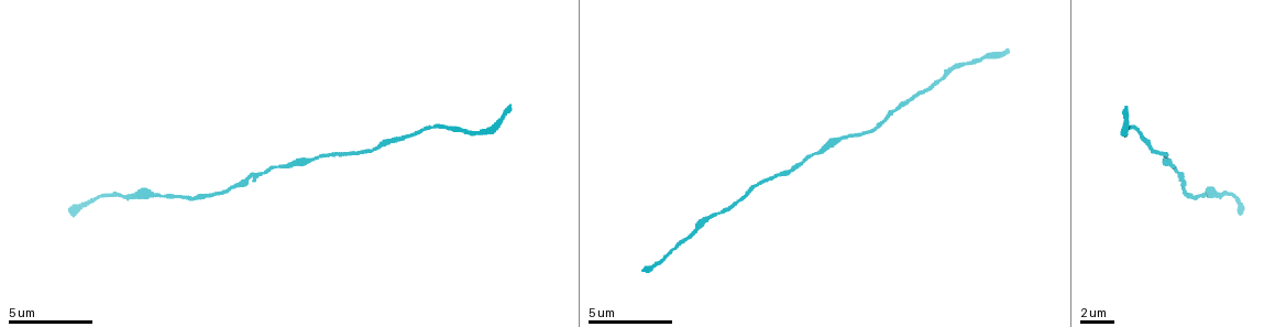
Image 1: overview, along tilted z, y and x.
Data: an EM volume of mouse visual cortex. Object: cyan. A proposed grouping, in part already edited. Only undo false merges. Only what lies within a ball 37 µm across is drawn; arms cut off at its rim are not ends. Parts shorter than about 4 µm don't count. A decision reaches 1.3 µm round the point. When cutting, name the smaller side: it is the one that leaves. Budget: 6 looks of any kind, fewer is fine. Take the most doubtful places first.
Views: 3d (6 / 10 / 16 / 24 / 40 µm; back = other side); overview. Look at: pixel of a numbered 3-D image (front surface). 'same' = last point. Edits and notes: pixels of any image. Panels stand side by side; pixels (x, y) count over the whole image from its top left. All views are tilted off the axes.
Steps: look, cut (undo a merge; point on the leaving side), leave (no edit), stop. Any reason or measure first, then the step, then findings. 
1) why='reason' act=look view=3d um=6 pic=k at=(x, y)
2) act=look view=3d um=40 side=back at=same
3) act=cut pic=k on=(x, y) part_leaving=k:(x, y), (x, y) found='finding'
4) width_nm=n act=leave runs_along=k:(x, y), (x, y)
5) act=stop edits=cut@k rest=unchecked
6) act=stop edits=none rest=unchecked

why='sudden change in width' act=look view=3d um=10 pic=1 at=(167, 196)

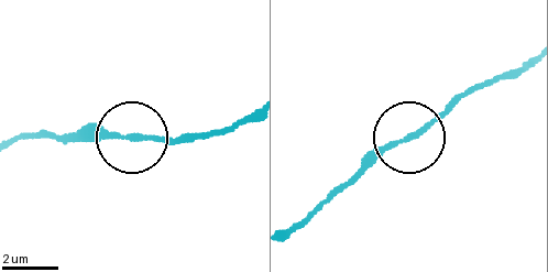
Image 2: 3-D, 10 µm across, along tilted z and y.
act=leave runs_along=2:(248, 119), (201, 136), (66, 136) found='continuous, no second neuron'

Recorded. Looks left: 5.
act=look view=3d um=10 pic=1 at=(829, 144)

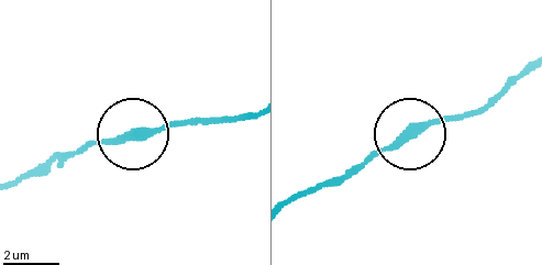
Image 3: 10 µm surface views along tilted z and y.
side_arm_um=16 act=leave runs_along=3:(408, 136), (485, 110) found='continuous, no second neuron'

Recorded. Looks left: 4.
why='calibre changes' act=look view=3d um=16 pic=1 at=(363, 149)

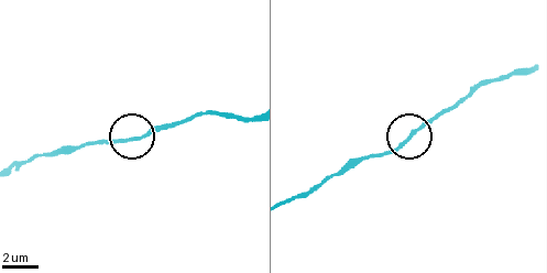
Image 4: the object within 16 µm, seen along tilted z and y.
act=leave found='all the same neuron'

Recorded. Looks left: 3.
act=stop edits=none rest=unchecked

